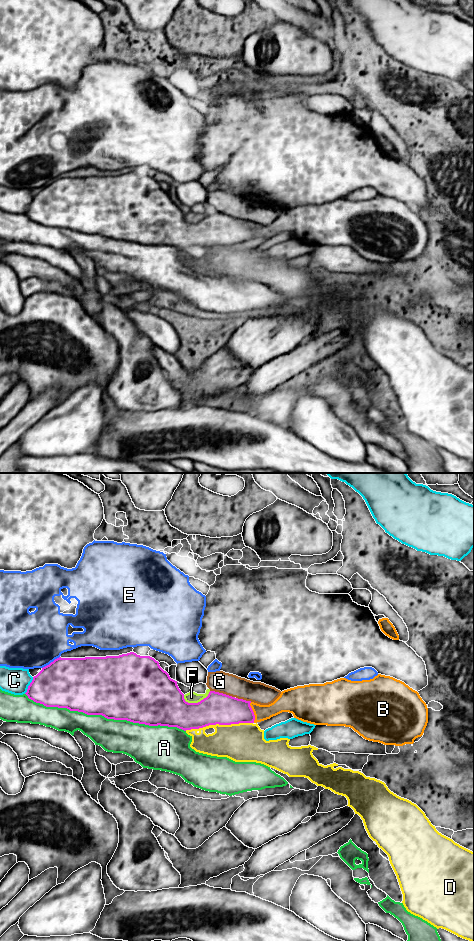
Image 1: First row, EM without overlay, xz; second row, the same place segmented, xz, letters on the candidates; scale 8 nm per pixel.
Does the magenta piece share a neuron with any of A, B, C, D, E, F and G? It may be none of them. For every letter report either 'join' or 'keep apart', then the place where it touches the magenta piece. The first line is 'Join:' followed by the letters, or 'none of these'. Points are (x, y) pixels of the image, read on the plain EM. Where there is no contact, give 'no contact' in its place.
Join: none of these
A: keep apart; meets magenta in xz at (105, 237)
B: keep apart; meets magenta in xz at (253, 232)
C: keep apart; meets magenta in xz at (29, 205)
D: keep apart; meets magenta in xz at (218, 243)
E: keep apart; meets magenta in xz at (51, 182)
F: keep apart; meets magenta in xz at (198, 222)
G: keep apart; meets magenta in xz at (222, 213)

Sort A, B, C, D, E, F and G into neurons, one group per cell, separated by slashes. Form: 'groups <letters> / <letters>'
groups A / B / C / D / E / F / G

